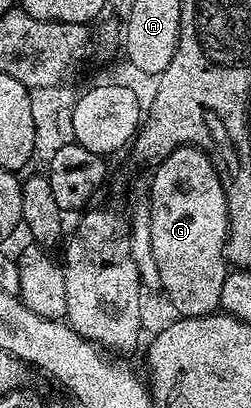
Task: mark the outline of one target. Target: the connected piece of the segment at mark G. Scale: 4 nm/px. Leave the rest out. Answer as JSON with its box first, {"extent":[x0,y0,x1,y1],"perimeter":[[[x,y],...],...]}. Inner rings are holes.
{"extent":[149,145,231,317],"perimeter":[[[188,145],[179,147],[164,159],[160,159],[154,171],[155,176],[149,179],[152,241],[153,255],[160,271],[162,294],[175,306],[179,317],[216,314],[220,310],[221,285],[225,285],[225,277],[229,270],[227,231],[231,227],[231,219],[227,216],[225,189],[221,185],[217,169],[211,164],[208,152]]]}

